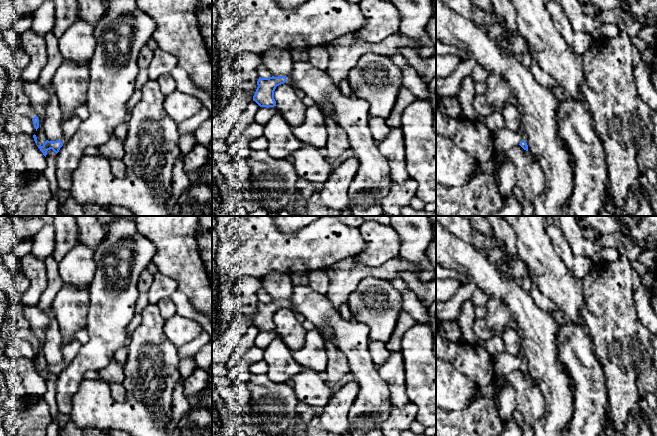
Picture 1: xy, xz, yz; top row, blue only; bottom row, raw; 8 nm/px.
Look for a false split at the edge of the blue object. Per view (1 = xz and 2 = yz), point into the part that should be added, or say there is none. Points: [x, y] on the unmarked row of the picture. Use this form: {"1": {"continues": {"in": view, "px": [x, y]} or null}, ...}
{"1": {"continues": {"in": "xz", "px": [289, 305]}}, "2": {"continues": {"in": "yz", "px": [524, 361]}}}

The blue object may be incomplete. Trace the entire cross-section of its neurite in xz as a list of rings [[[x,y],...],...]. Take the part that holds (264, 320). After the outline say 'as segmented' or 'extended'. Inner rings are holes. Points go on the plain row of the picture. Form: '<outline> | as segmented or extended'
[[[272,300],[269,302],[259,301],[257,305],[258,311],[253,320],[253,325],[260,331],[269,332],[276,330],[274,315],[276,311],[281,308],[288,308],[293,311],[293,303],[290,300]]] | extended

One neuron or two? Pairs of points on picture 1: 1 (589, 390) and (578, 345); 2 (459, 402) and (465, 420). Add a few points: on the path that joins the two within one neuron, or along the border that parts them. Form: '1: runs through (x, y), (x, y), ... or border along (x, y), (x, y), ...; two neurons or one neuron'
1: runs through (588, 379), (586, 366), (578, 356); one neuron
2: border along (477, 392), (466, 407), (460, 410), (446, 410); two neurons

